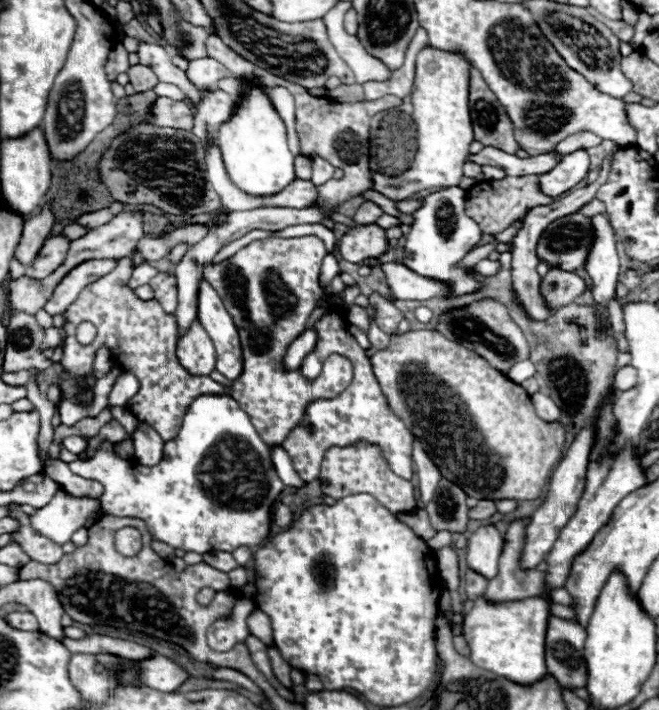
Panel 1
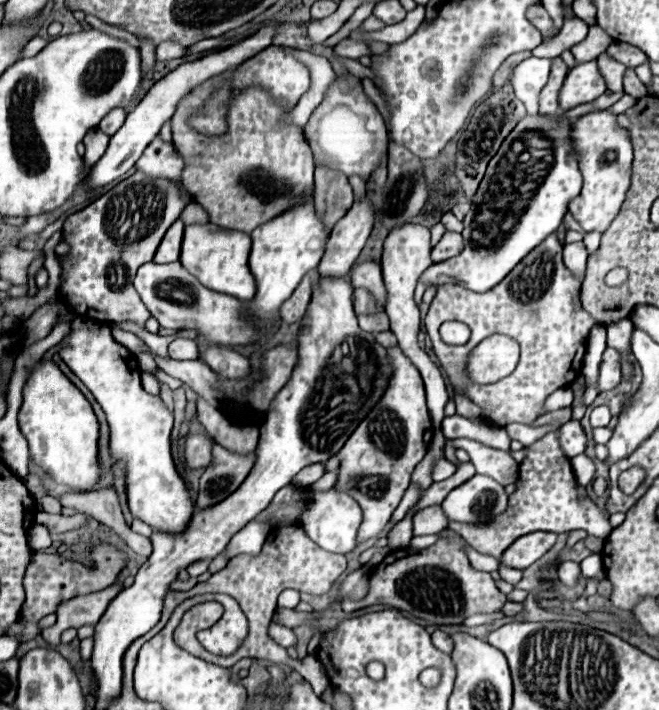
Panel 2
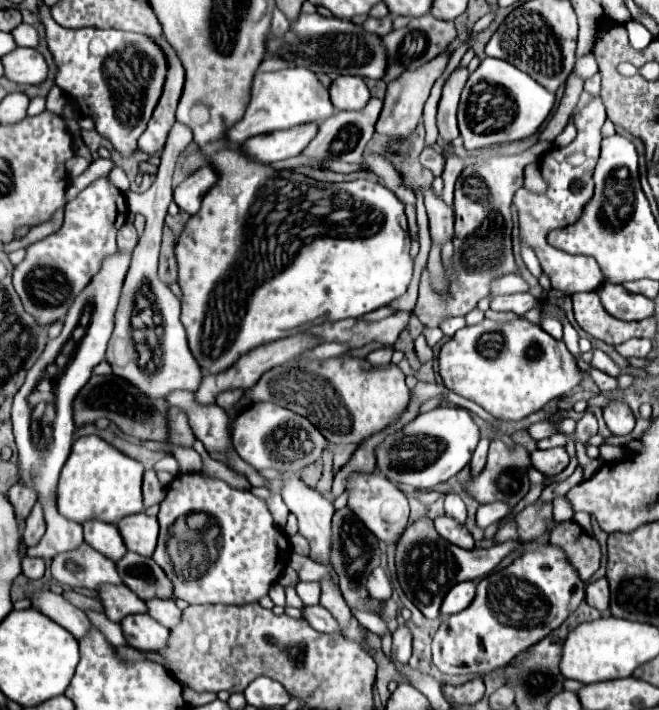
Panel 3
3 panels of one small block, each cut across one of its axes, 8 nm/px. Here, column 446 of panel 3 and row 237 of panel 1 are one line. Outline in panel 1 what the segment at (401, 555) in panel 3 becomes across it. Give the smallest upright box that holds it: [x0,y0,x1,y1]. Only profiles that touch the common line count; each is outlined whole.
[538,214,592,272]

